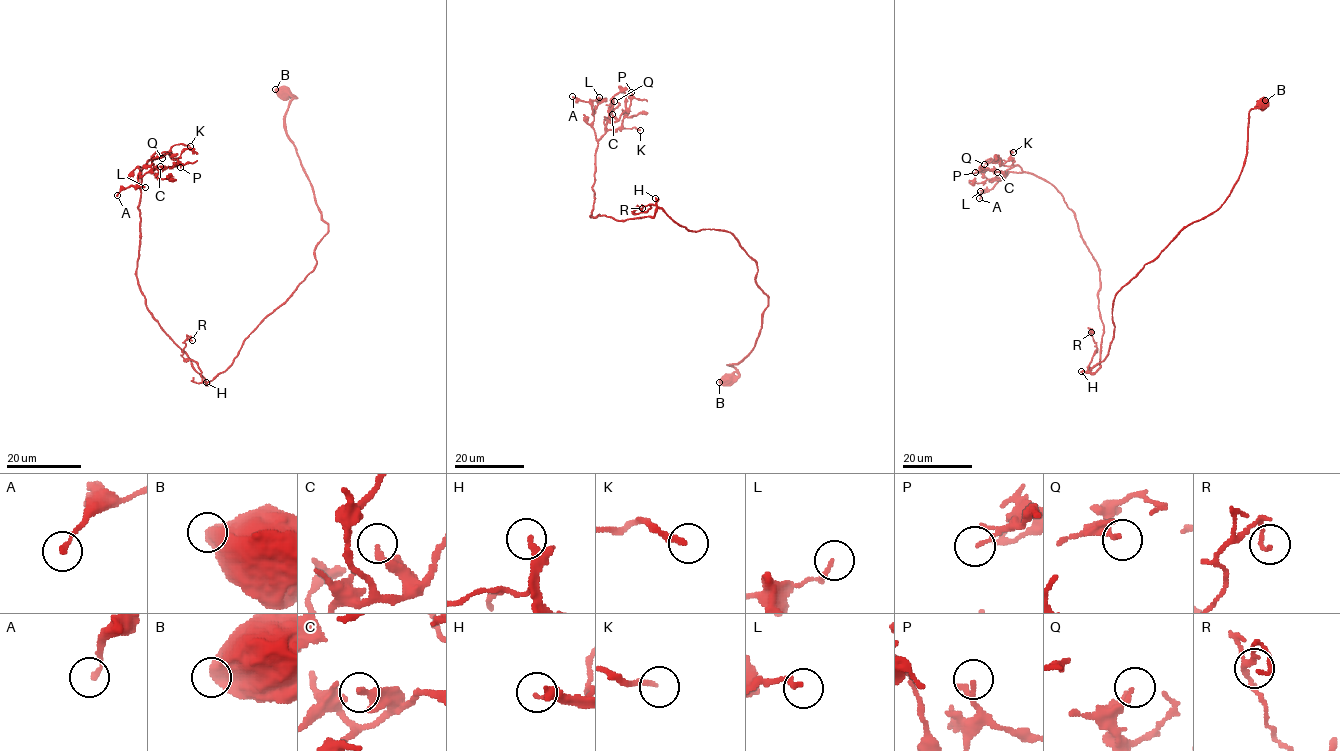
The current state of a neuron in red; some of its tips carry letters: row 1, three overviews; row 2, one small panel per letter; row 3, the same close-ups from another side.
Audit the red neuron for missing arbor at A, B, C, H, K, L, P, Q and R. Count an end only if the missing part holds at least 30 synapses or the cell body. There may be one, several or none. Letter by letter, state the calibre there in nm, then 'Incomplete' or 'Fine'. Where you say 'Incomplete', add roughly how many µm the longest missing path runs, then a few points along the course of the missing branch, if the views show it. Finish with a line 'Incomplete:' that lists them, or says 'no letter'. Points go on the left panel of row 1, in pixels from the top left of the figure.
A: Thickness 170 nm. Fine
B: Thickness 800 nm. Fine
C: Thickness 240 nm. Fine
H: Thickness 280 nm. Incomplete. Missing length about 35 µm. Course of what is missing: (206, 382), (196, 381), (191, 387), (195, 376), (191, 362), (188, 369), (186, 367), (187, 374)
K: Thickness 200 nm. Fine
L: Thickness 150 nm. Fine
P: Thickness 90 nm. Fine
Q: Thickness 160 nm. Fine
R: Thickness 130 nm. Fine
Incomplete: H

